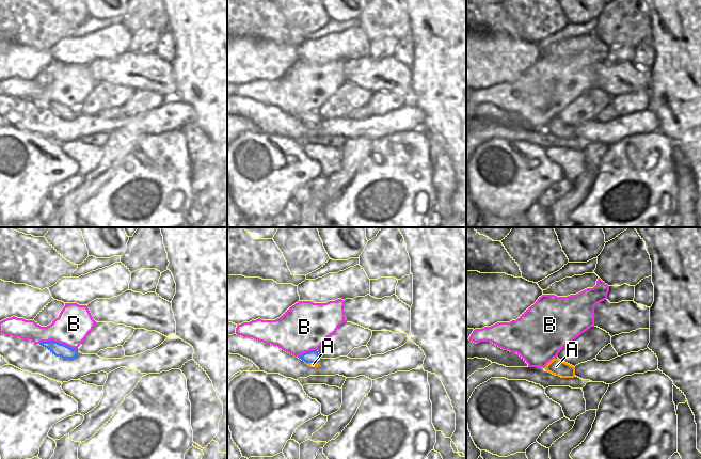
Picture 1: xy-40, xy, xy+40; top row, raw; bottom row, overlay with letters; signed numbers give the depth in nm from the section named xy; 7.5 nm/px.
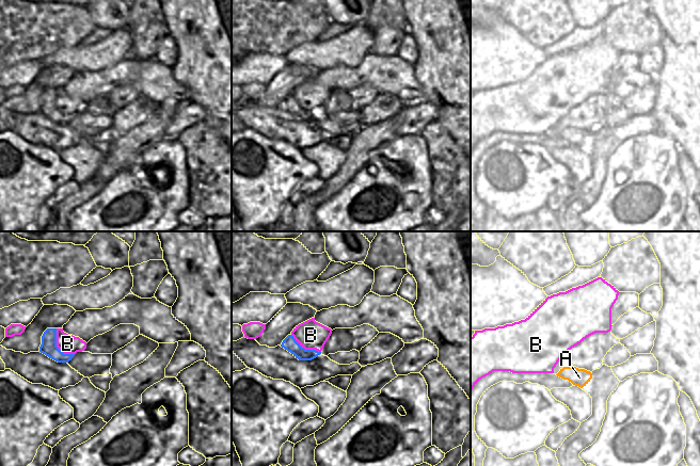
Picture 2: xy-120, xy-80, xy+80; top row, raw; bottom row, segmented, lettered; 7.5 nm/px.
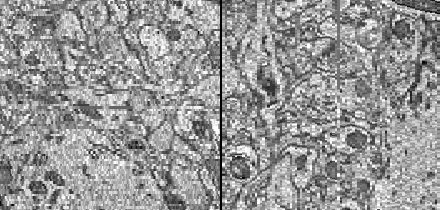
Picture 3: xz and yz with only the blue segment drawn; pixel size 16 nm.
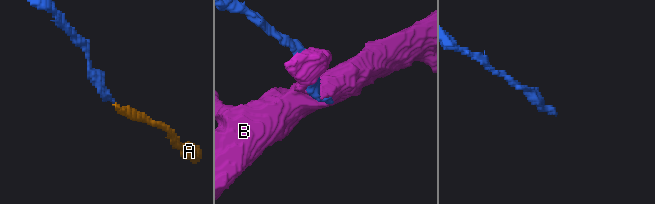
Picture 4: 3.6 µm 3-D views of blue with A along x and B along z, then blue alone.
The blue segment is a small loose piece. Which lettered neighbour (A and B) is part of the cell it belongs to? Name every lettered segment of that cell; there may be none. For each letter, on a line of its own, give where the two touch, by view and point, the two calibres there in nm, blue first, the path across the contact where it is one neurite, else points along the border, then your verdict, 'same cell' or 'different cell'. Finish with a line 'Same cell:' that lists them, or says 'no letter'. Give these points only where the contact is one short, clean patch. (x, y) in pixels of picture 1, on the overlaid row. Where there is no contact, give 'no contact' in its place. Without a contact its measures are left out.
A: contact xy (313, 362); calibres 100 and 30 nm; way xy (313, 357), (313, 362), (313, 364); same cell
B: contact xy-40 (57, 342); calibres 100 and 260 nm; different cell
Same cell: A

